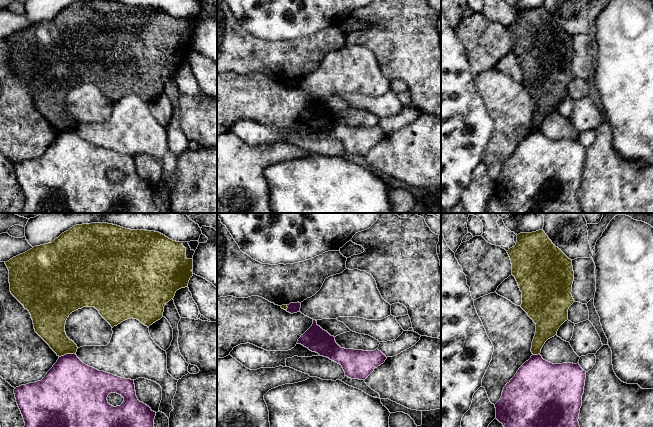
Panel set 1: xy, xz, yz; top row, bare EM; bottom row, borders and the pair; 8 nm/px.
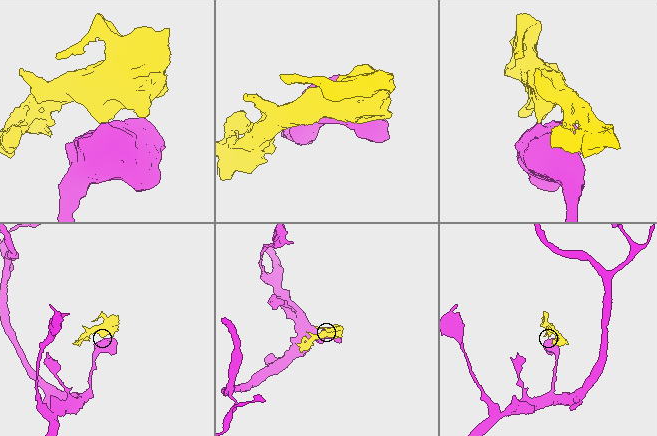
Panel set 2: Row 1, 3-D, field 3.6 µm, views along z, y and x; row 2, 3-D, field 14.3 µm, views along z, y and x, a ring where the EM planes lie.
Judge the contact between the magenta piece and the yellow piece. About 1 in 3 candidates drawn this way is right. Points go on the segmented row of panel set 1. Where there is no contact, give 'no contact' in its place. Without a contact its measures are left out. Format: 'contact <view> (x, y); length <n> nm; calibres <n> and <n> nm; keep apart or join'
contact xy (67, 354); length 140 nm; calibres 420 and 220 nm; join

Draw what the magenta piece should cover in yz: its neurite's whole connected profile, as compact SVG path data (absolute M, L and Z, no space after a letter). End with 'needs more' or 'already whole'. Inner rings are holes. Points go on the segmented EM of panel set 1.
M543 229L532 233L518 234L516 245L507 253L512 264L512 275L522 292L521 308L536 324L536 332L531 348L533 355L506 384L500 400L495 404L496 419L504 427L580 427L578 419L582 406L586 371L581 368L579 363L553 364L544 360L540 355L545 342L557 335L559 327L568 320L568 309L575 302L571 294L574 281L572 260L552 243Z; needs more

